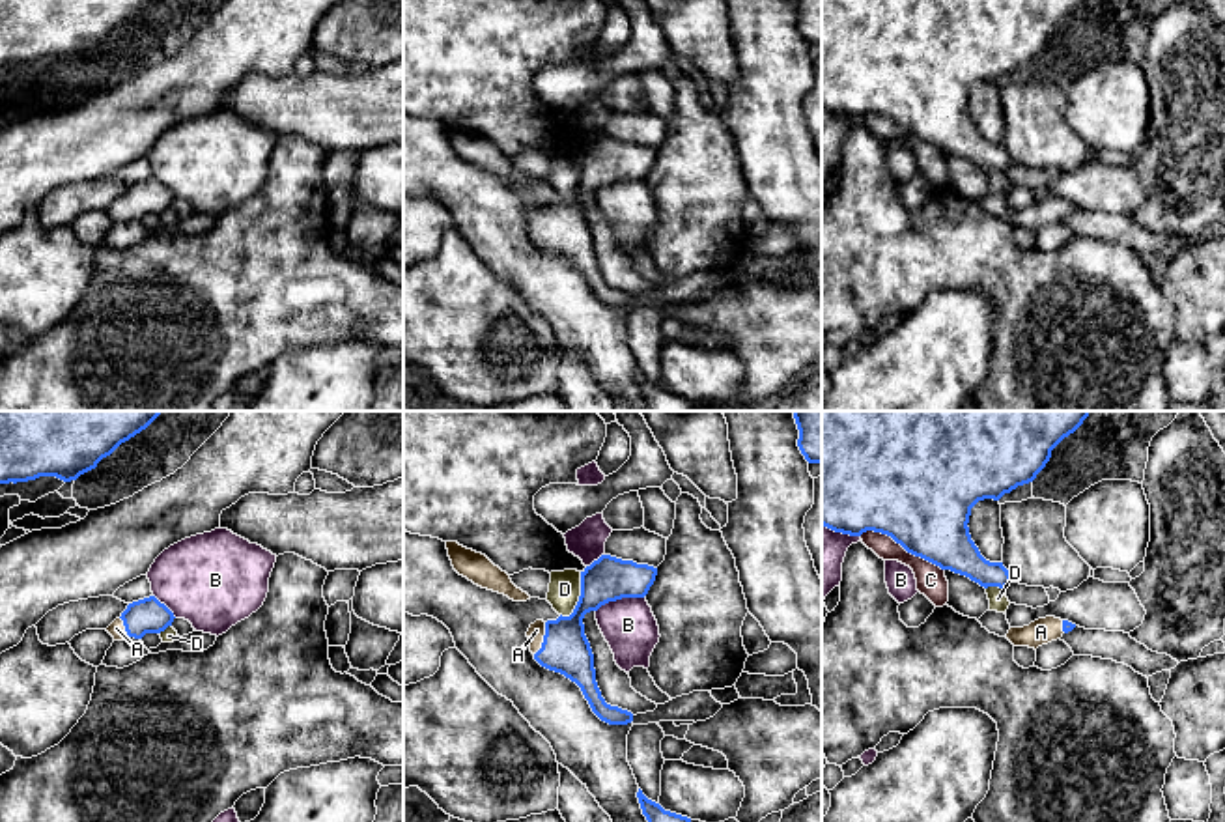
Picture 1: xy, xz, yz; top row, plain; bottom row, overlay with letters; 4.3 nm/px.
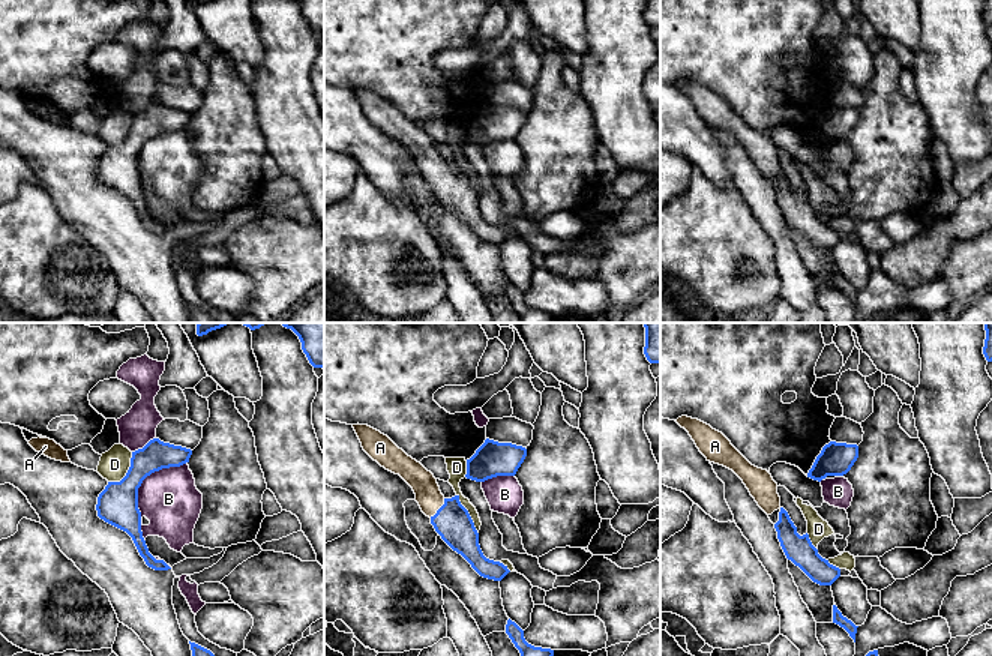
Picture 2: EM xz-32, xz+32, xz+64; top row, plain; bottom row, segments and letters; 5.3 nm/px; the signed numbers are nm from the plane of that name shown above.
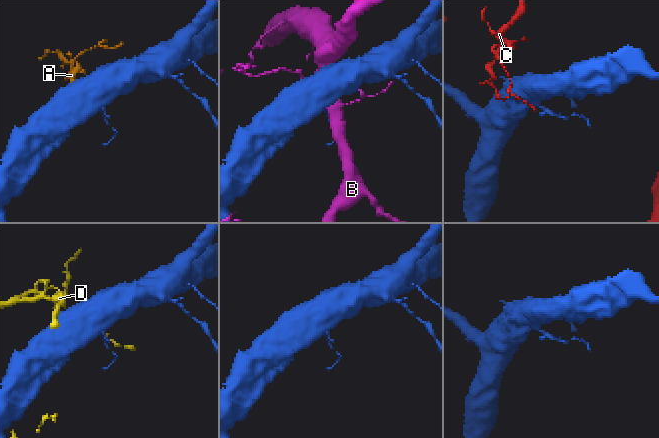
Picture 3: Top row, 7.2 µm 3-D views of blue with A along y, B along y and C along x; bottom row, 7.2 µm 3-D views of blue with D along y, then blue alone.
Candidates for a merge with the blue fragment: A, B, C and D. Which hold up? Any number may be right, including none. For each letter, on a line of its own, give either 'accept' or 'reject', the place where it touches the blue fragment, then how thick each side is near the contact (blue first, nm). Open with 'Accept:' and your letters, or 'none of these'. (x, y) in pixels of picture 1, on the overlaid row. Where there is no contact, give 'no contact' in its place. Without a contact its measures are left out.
Accept: A
A: accept; meets blue in xz at (544, 639); 200 nm thick on the blue side, 70 nm on the other
B: reject; meets blue in xz at (619, 598); 190 nm thick on the blue side, 240 nm on the other
C: reject; meets blue in yz at (902, 546); 460 nm thick on the blue side, 130 nm on the other
D: reject; meets blue in xz at (579, 596); 200 nm thick on the blue side, 140 nm on the other

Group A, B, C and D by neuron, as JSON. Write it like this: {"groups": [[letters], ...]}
{"groups": [["A"], ["B"], ["C"], ["D"]]}

